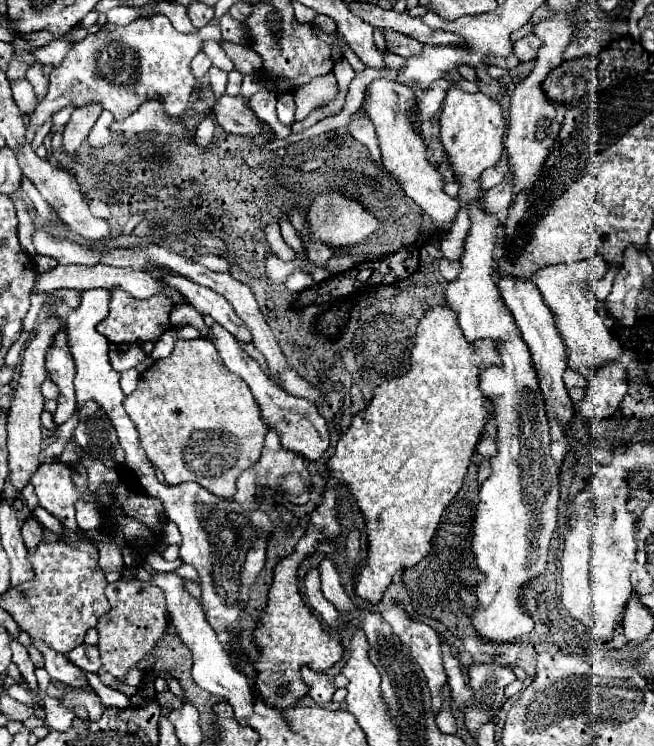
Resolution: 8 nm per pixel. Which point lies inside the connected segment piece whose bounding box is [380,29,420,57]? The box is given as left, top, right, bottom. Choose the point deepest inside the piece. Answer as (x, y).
(398, 44)

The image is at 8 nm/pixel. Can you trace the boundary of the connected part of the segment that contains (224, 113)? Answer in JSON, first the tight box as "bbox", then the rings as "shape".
{"bbox":[212,95,260,135],"shape":[[[222,95],[214,107],[212,107],[214,119],[218,125],[222,125],[222,129],[226,133],[236,133],[236,135],[260,135],[260,121],[254,117],[254,113],[250,109],[246,109],[246,105],[232,97],[232,95]]]}

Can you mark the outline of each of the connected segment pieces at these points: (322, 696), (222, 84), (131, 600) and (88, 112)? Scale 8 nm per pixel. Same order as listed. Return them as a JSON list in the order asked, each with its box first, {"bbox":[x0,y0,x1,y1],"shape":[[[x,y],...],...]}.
[{"bbox":[302,665,336,703],"shape":[[[308,665],[302,667],[302,677],[304,677],[304,683],[308,685],[308,695],[318,701],[318,703],[326,703],[332,699],[332,693],[336,691],[336,687],[332,685],[330,677],[326,673],[316,673],[316,671],[310,671]]]},{"bbox":[208,67,228,97],"shape":[[[210,67],[208,71],[208,81],[210,81],[210,87],[214,91],[216,97],[220,97],[224,91],[226,91],[226,81],[228,81],[228,75],[216,67]]]},{"bbox":[98,581,168,677],"shape":[[[116,581],[106,585],[106,599],[110,601],[110,611],[98,619],[98,649],[102,659],[102,669],[114,677],[124,677],[130,667],[134,667],[148,651],[154,649],[154,643],[162,639],[168,617],[166,601],[160,587],[154,587],[146,581]]]},{"bbox":[62,103,102,157],"shape":[[[90,103],[82,109],[74,110],[70,121],[66,123],[66,127],[62,131],[62,151],[66,155],[70,155],[70,157],[76,155],[76,151],[84,143],[86,135],[94,127],[100,113],[102,113],[102,106],[99,103]]]}]

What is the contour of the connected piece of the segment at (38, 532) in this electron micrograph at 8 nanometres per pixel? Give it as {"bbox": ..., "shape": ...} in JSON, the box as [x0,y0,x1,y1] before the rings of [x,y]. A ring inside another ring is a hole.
{"bbox":[22,517,42,553],"shape":[[[30,517],[24,525],[22,525],[22,537],[24,537],[24,543],[26,543],[26,549],[32,553],[36,551],[38,543],[42,541],[42,525]]]}

